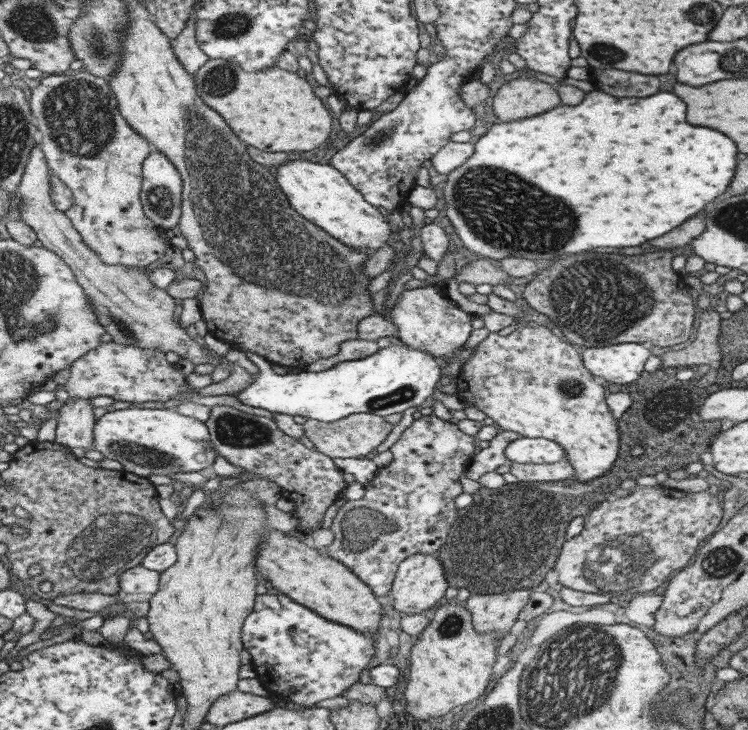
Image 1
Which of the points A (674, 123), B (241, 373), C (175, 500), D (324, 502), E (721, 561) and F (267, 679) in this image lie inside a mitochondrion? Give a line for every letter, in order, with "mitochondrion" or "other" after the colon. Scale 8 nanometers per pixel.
A: other
B: other
C: other
D: other
E: mitochondrion
F: other

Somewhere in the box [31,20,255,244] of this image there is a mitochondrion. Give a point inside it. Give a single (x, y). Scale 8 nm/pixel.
(77, 116)

